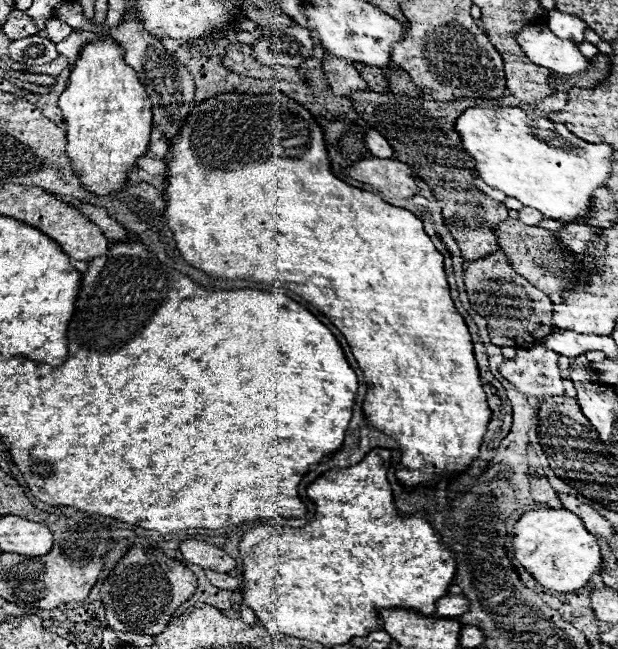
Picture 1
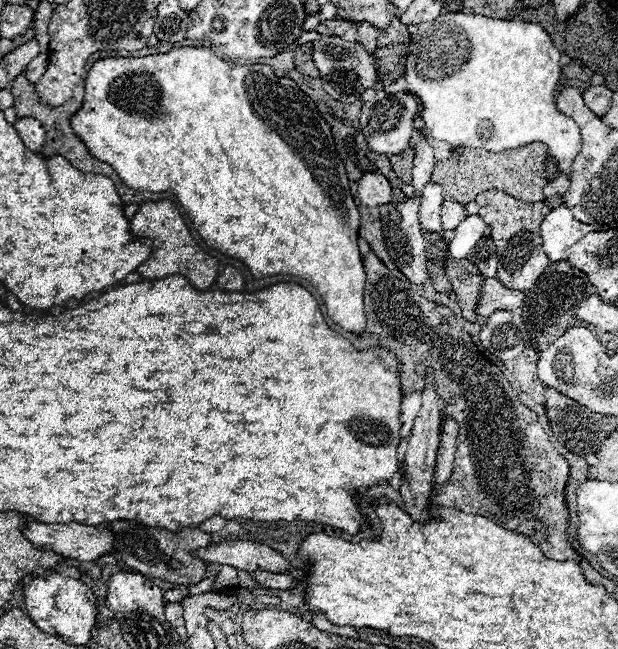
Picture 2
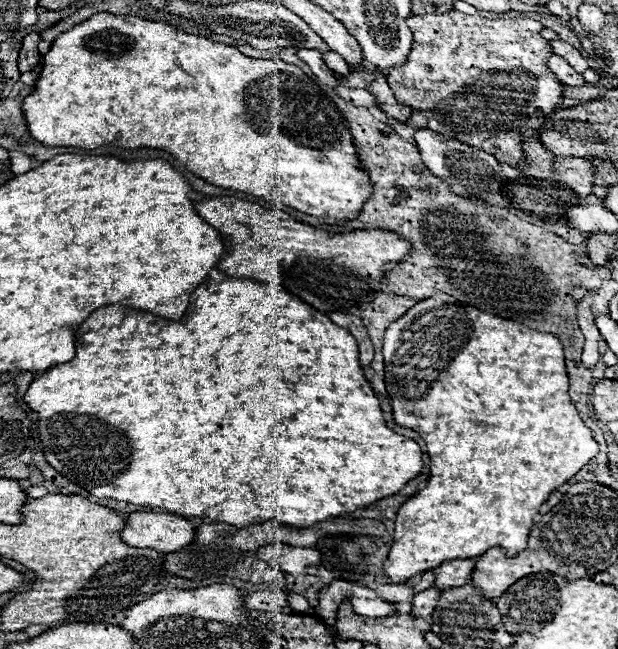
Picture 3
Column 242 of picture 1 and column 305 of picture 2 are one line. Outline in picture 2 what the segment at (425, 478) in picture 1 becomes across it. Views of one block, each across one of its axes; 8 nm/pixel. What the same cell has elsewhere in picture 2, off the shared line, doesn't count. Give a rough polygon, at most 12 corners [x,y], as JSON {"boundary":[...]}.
{"boundary":[[106,58],[72,130],[210,248],[366,328],[360,212],[294,80]]}

